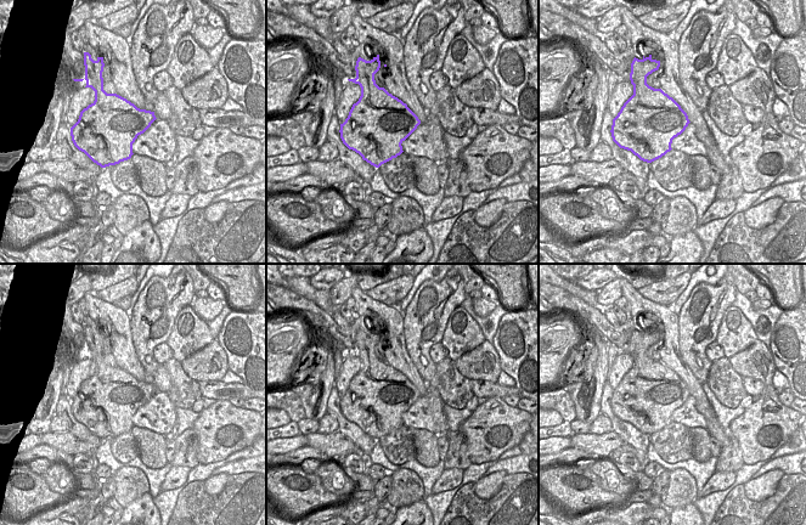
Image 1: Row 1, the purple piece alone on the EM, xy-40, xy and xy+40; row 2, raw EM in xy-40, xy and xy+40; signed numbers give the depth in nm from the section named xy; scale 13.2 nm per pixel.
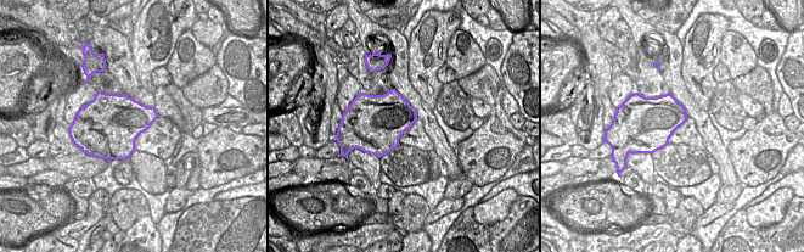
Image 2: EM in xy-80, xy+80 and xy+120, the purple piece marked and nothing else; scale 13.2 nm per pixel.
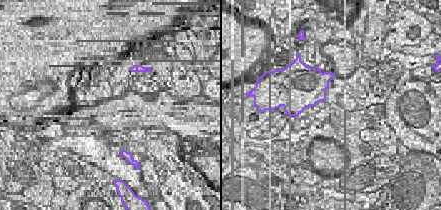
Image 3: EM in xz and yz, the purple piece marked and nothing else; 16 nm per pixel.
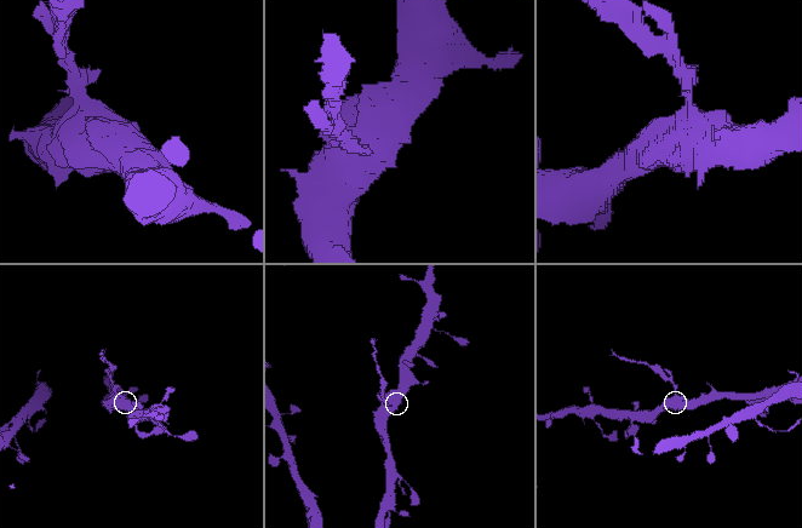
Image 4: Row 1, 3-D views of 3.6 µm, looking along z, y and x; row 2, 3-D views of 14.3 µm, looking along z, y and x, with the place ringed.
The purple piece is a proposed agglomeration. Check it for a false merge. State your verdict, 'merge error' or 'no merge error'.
merge error

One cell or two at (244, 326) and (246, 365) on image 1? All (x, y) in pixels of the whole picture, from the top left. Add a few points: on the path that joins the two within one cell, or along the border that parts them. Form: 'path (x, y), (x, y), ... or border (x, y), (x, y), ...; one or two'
path (246, 336), (246, 355); one

